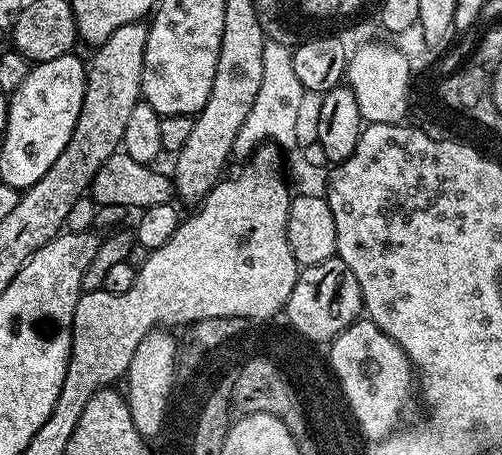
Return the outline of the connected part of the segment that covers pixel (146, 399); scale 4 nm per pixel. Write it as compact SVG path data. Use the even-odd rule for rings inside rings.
M157 326L152 329L142 342L138 342L138 350L134 350L134 358L130 358L130 366L126 373L128 392L126 399L130 418L134 418L134 426L138 426L138 434L145 438L160 436L165 431L169 419L169 409L176 387L176 355L177 337L171 336L171 331Z

